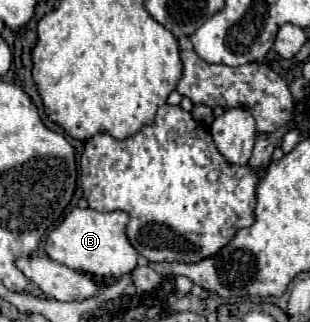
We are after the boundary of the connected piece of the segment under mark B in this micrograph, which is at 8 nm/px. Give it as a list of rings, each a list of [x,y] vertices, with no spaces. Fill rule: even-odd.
[[[72,209],[66,219],[44,237],[44,251],[46,255],[62,263],[78,273],[88,273],[94,277],[114,277],[120,279],[128,275],[138,261],[138,253],[126,239],[126,223],[128,215],[124,211],[114,213],[100,213],[94,209]]]

